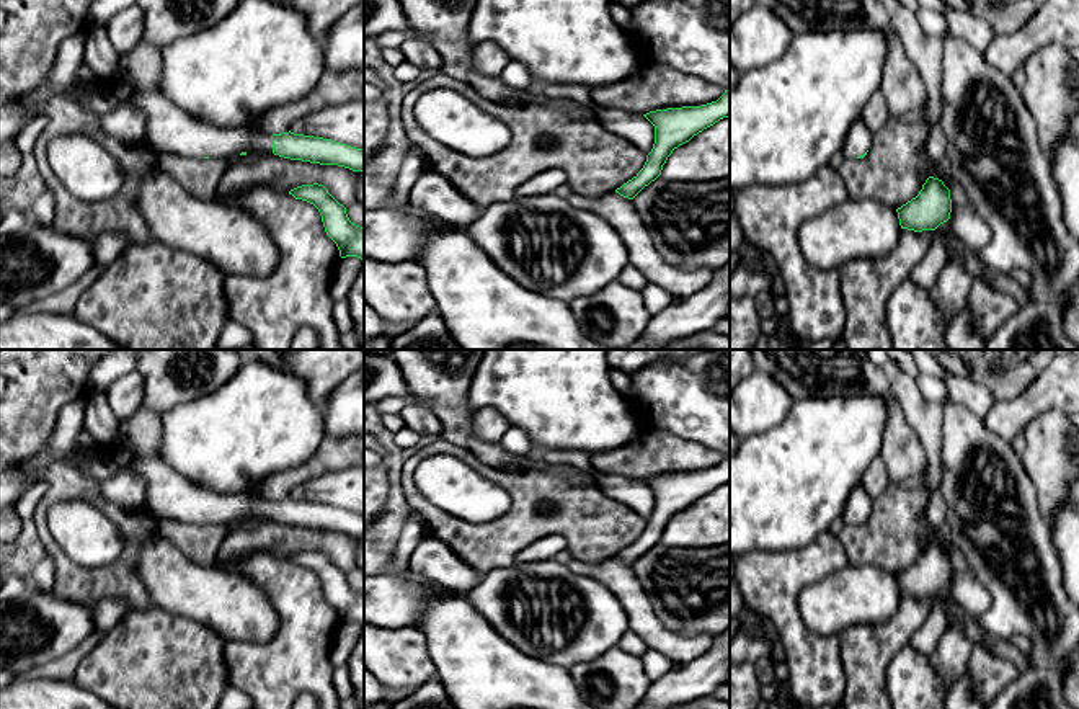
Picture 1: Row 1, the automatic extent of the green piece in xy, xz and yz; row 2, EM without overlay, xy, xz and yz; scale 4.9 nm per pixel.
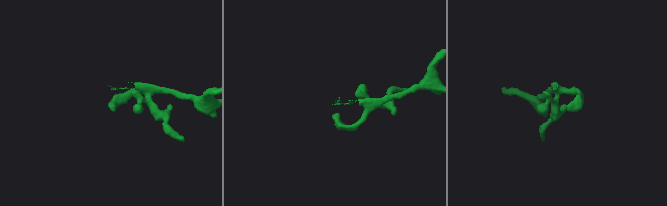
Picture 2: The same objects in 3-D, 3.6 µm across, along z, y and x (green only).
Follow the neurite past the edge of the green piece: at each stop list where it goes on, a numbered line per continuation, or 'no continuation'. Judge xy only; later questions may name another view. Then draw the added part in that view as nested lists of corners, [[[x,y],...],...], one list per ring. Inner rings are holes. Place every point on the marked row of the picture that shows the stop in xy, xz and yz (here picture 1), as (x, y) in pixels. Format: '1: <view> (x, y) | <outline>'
1: xy (170, 129) | [[[134,91],[132,105],[145,116],[145,139],[158,152],[188,158],[230,160],[242,152],[273,152],[271,134],[251,127],[224,129],[196,119],[160,91]]]

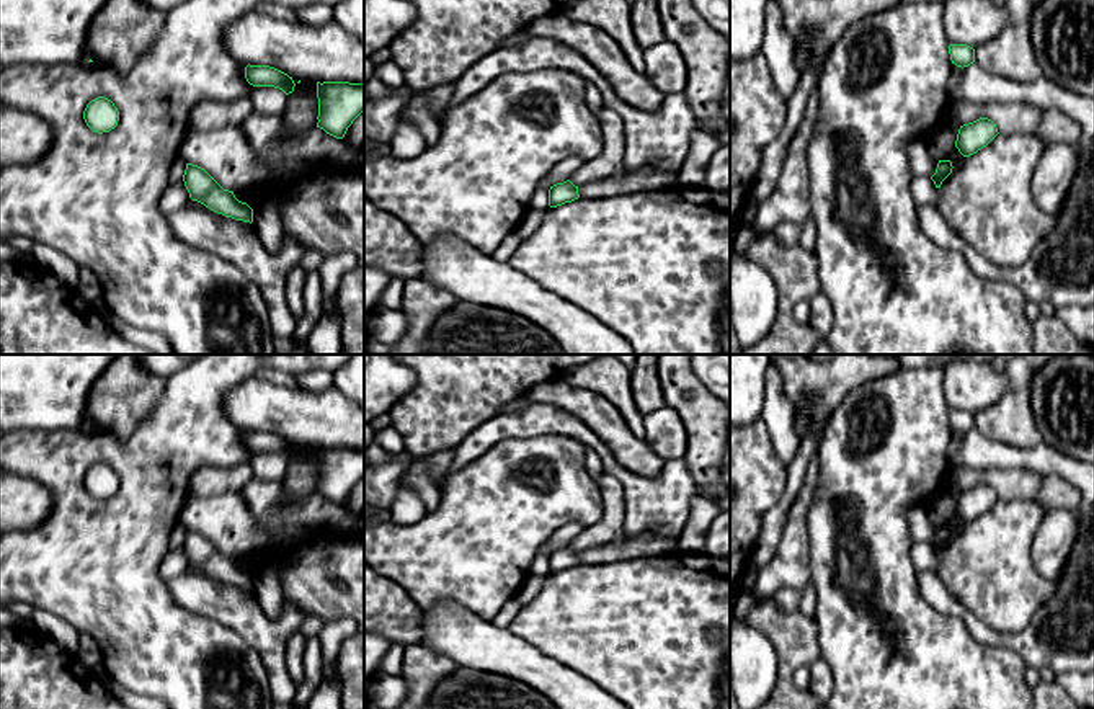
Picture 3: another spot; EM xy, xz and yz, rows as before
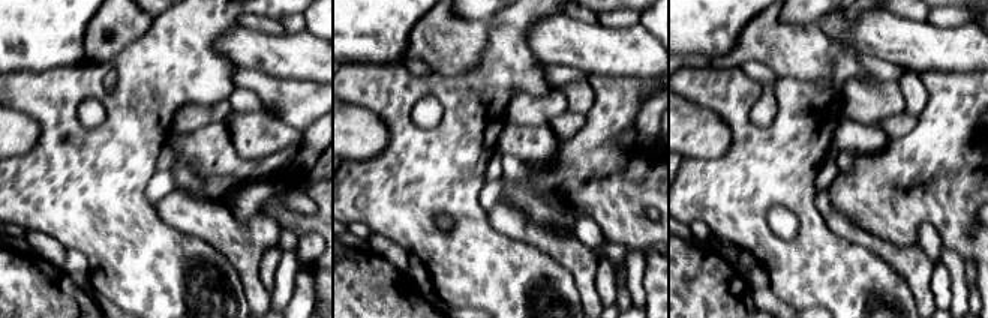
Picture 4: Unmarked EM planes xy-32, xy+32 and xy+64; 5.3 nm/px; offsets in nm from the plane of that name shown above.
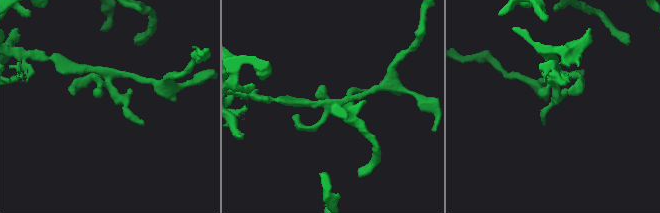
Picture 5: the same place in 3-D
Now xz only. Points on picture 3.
no continuation

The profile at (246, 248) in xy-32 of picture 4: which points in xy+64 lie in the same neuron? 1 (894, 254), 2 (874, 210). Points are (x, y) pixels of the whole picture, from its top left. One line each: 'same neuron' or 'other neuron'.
1: same neuron
2: other neuron

